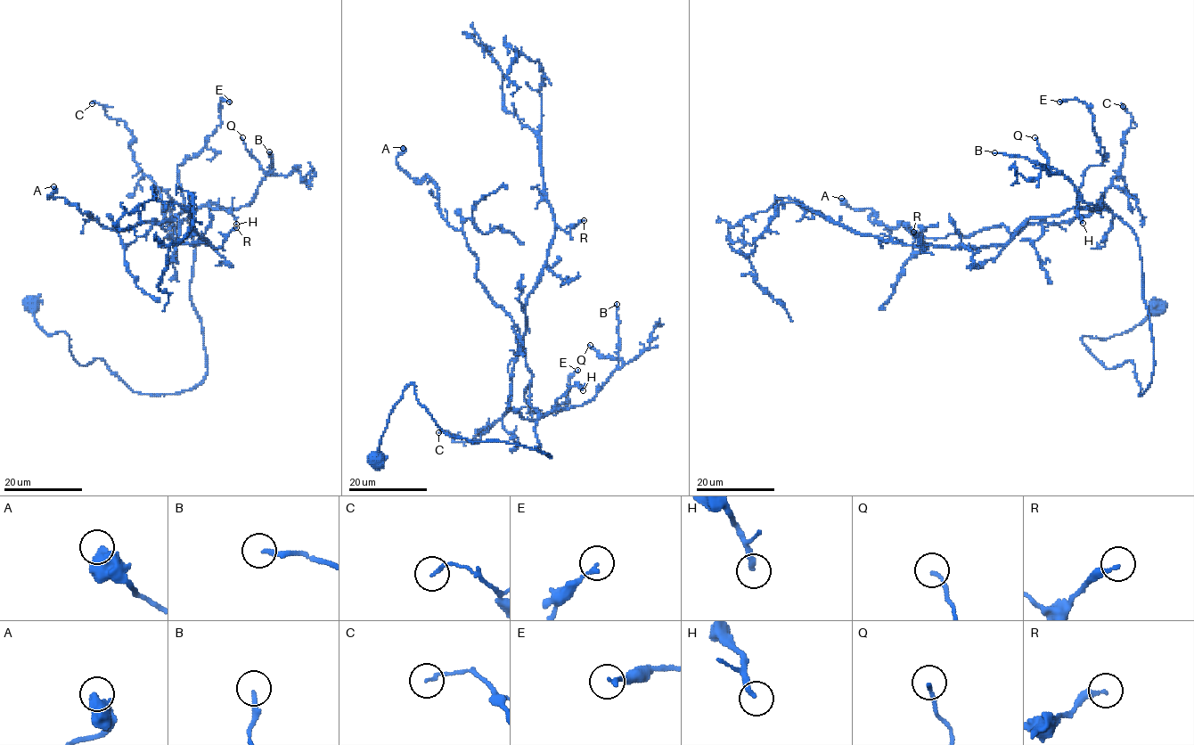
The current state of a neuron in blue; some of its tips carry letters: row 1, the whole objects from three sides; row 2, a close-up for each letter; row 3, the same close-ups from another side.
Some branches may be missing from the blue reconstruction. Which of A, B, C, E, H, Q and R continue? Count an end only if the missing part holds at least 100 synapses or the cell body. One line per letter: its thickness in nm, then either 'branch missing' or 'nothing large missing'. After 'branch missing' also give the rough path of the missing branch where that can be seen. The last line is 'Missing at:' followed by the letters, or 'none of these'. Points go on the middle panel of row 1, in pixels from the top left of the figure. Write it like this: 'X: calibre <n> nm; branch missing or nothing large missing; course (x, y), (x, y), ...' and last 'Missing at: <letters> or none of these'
A: calibre 600 nm; nothing large missing
B: calibre 190 nm; nothing large missing
C: calibre 120 nm; nothing large missing
E: calibre 190 nm; nothing large missing
H: calibre 240 nm; nothing large missing
Q: calibre 140 nm; nothing large missing
R: calibre 200 nm; nothing large missing
Missing at: none of these

